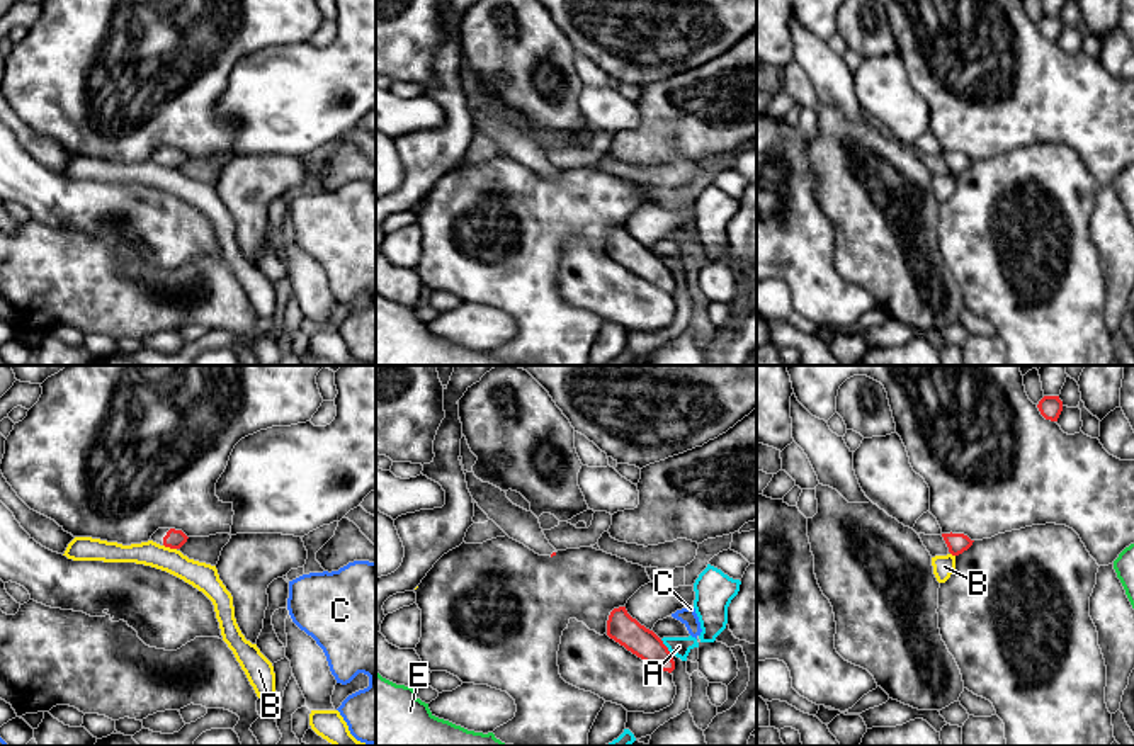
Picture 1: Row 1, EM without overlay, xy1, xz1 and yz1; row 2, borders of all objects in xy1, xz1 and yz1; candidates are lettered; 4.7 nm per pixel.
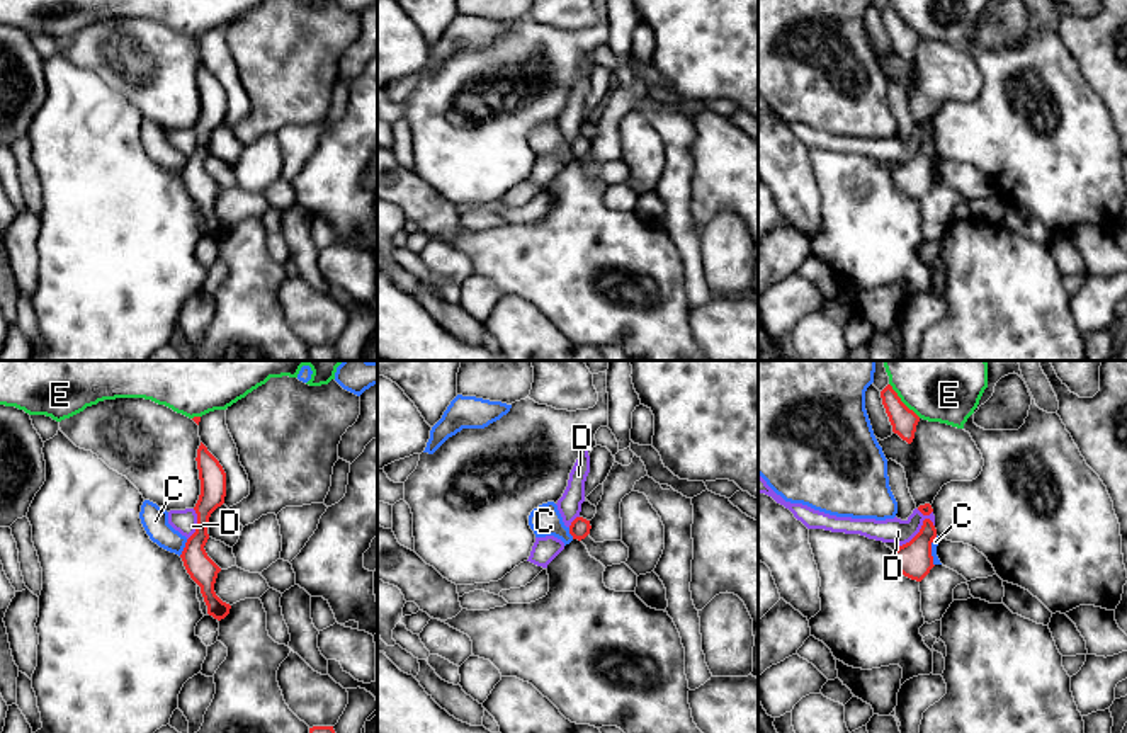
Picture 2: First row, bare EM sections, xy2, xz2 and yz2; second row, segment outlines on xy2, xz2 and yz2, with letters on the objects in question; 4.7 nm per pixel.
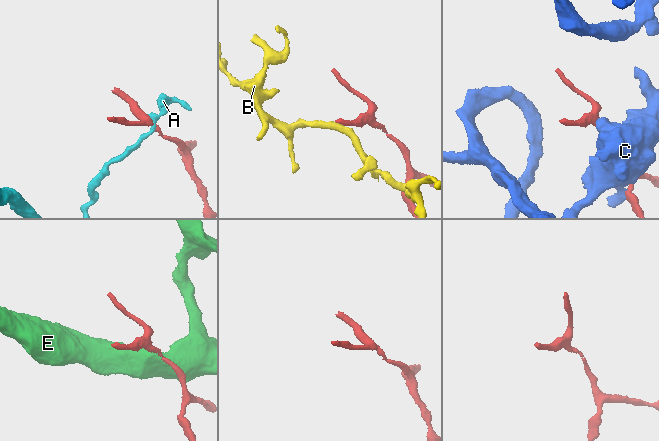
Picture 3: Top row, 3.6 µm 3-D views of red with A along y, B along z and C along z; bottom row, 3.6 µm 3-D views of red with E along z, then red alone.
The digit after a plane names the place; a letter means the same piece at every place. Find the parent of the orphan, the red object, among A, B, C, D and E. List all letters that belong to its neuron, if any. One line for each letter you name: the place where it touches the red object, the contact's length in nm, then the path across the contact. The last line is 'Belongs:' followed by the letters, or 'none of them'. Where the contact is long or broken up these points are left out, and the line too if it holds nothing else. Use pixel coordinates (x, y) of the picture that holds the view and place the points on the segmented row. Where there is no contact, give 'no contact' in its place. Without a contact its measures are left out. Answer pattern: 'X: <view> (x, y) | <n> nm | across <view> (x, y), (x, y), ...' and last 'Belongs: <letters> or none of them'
Belongs: none of them

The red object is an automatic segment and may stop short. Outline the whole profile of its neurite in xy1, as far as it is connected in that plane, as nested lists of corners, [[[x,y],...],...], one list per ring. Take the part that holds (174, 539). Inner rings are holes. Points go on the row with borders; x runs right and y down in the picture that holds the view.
[[[158,528],[153,535],[151,540],[170,547],[170,549],[180,549],[187,542],[187,535],[182,530],[175,528]]]

